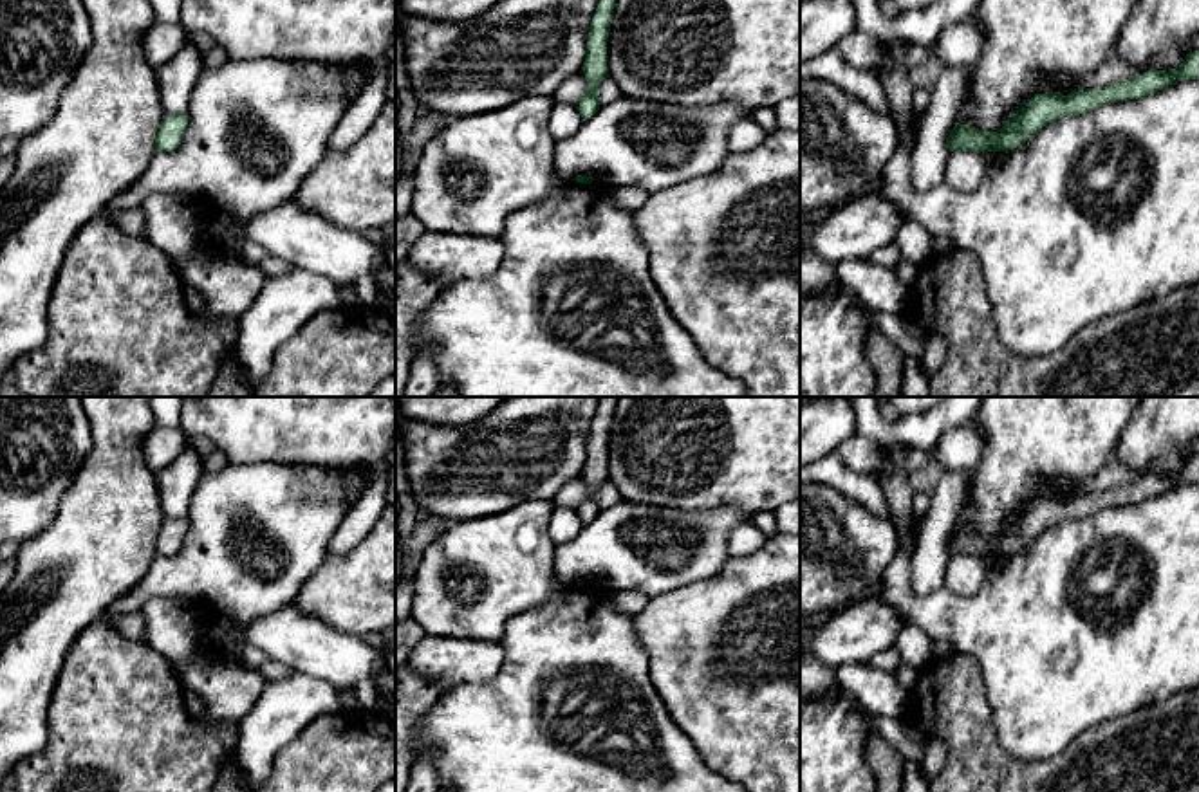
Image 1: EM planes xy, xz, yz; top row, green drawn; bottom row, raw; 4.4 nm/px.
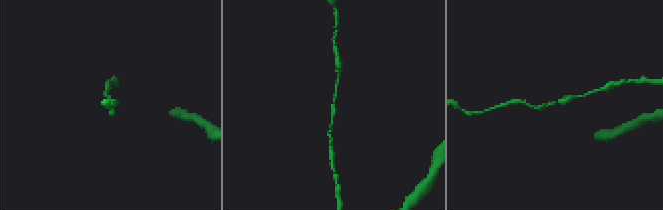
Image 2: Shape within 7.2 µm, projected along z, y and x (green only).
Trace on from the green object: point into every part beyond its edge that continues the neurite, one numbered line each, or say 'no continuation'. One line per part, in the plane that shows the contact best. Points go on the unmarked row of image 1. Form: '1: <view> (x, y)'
no continuation

